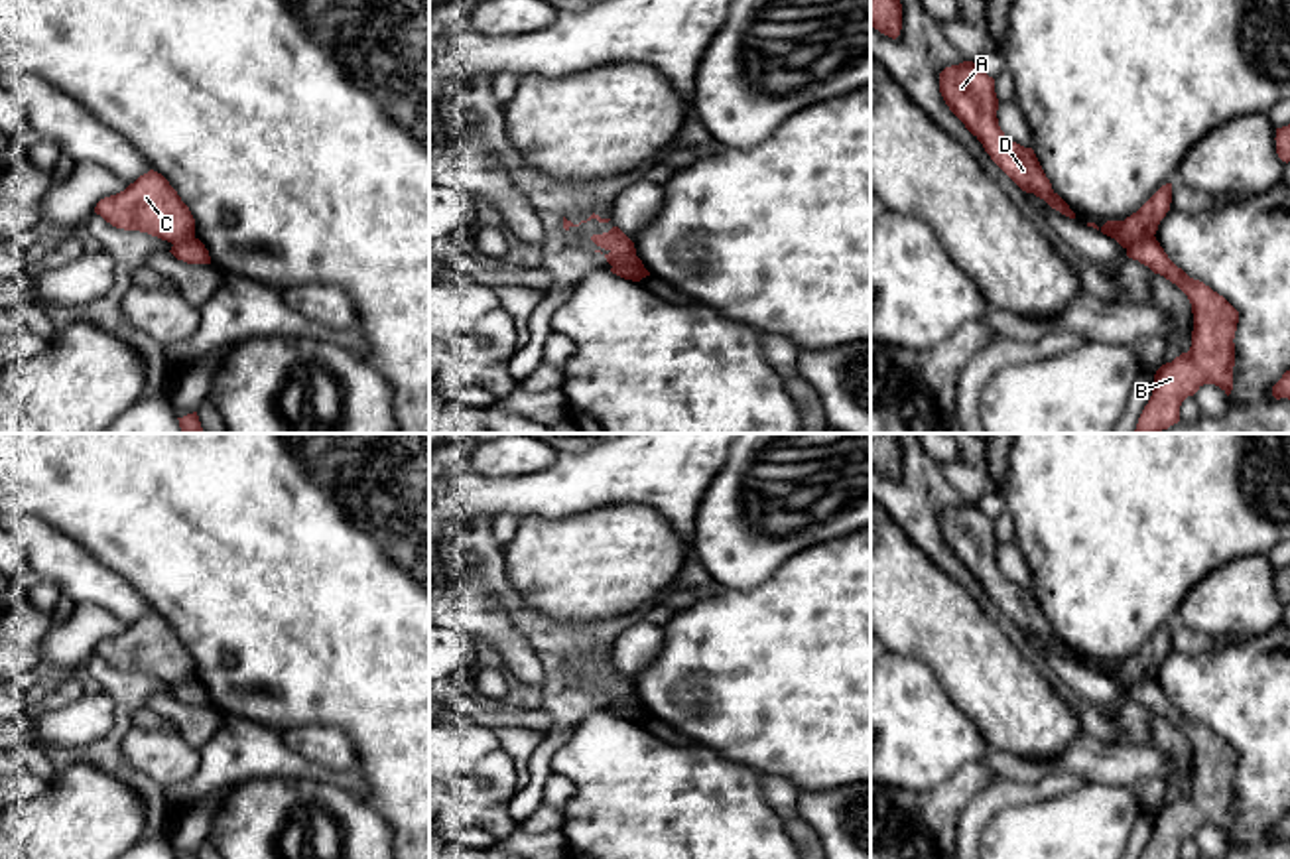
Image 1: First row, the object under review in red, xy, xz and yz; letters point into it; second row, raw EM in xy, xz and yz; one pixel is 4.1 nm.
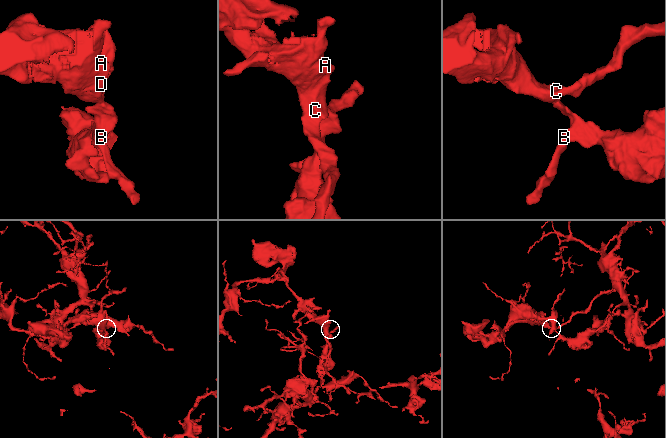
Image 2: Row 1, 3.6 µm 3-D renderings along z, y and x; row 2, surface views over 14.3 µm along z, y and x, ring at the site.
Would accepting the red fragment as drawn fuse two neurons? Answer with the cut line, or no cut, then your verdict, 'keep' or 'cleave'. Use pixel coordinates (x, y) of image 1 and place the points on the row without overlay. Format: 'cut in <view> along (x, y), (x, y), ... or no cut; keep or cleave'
cut in yz along (1153, 676), (1135, 682), (1127, 690); cleave

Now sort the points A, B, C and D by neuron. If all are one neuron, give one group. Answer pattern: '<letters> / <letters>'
A C D / B

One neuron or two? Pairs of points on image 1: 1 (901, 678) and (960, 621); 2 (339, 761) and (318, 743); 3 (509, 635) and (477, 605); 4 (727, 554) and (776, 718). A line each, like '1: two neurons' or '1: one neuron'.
1: two neurons
2: one neuron
3: one neuron
4: two neurons

